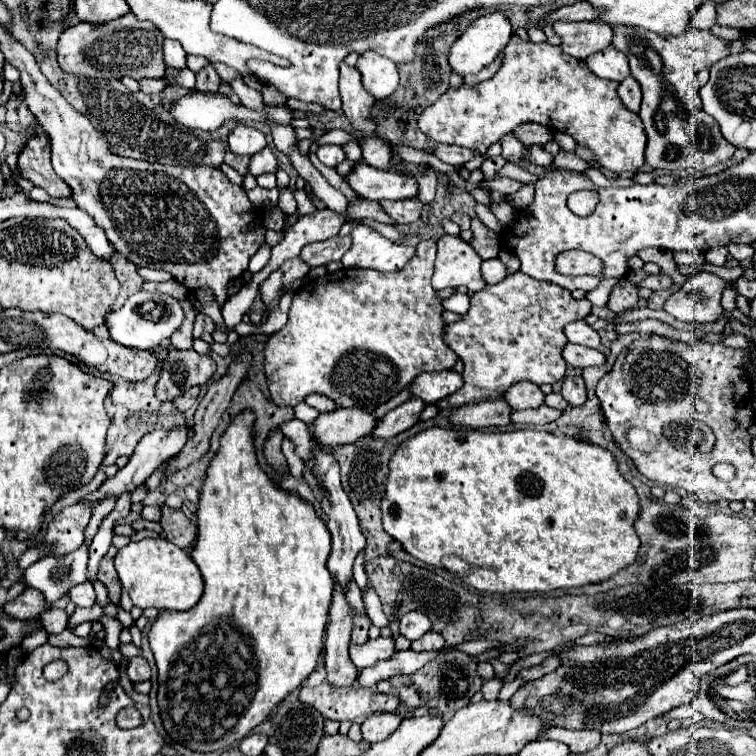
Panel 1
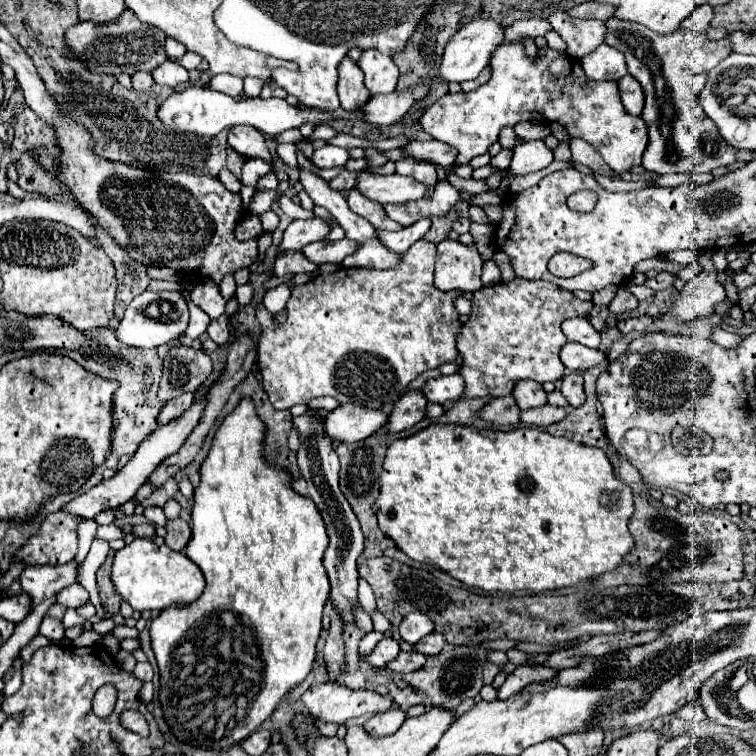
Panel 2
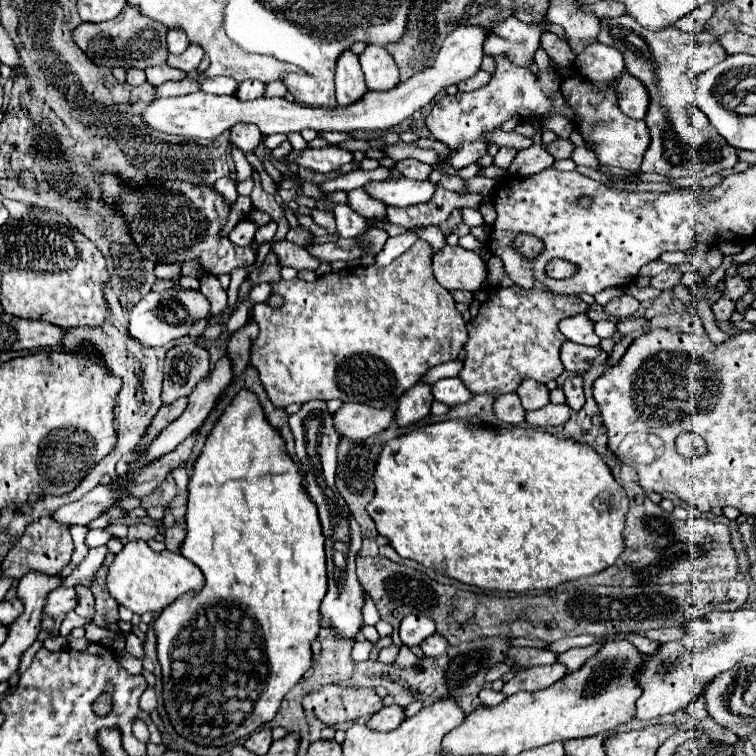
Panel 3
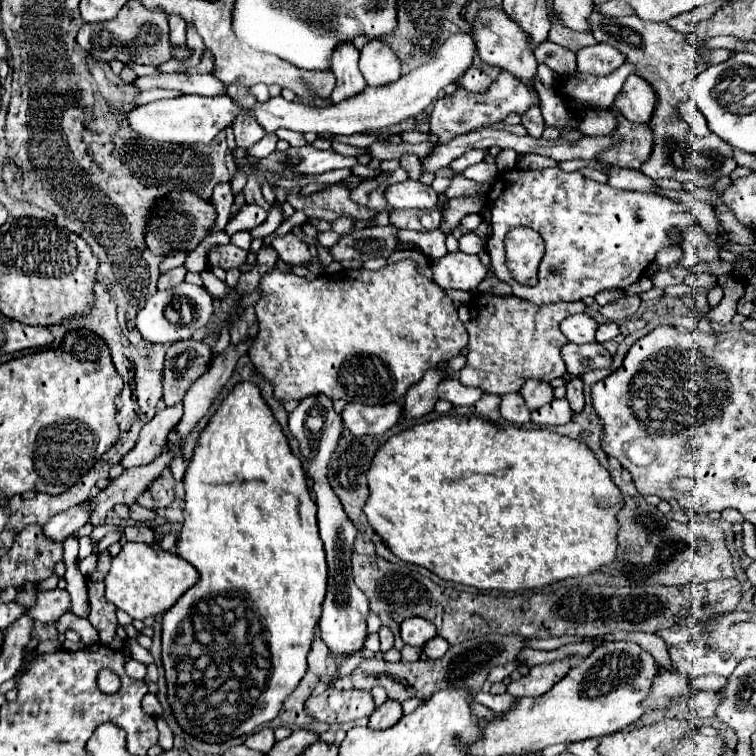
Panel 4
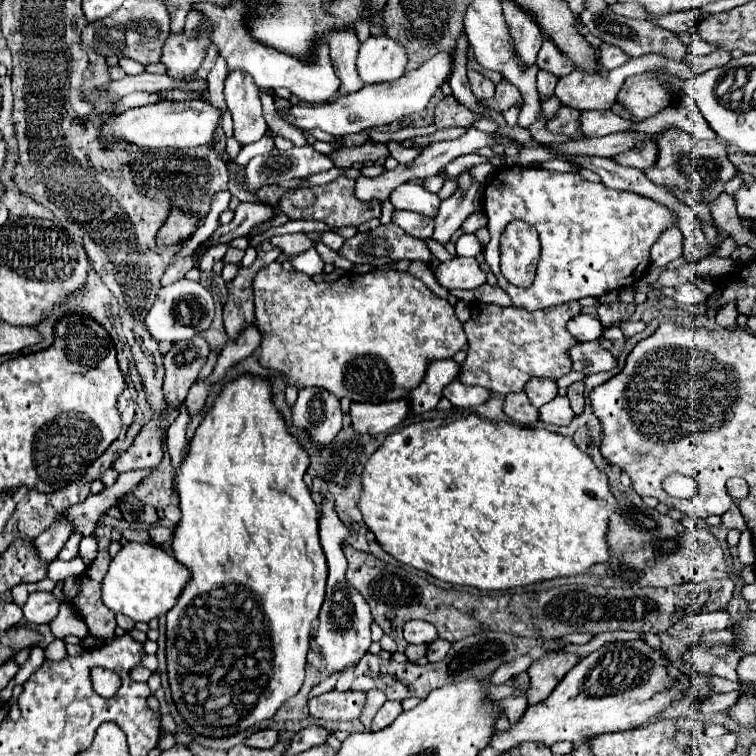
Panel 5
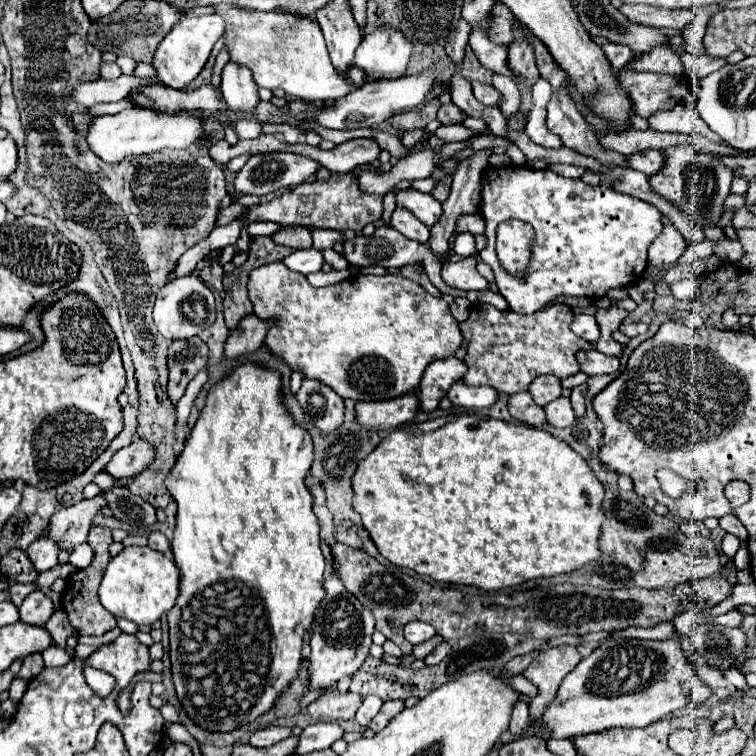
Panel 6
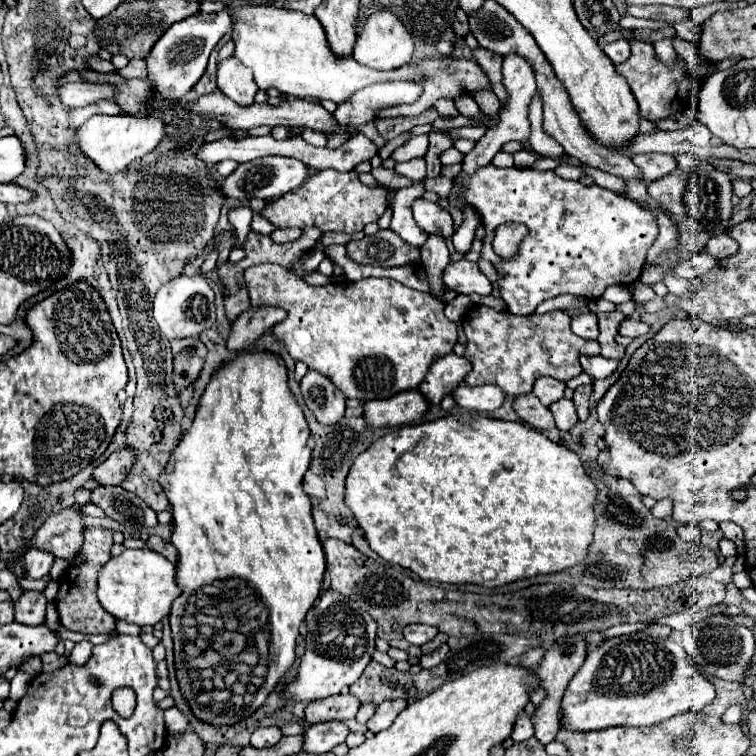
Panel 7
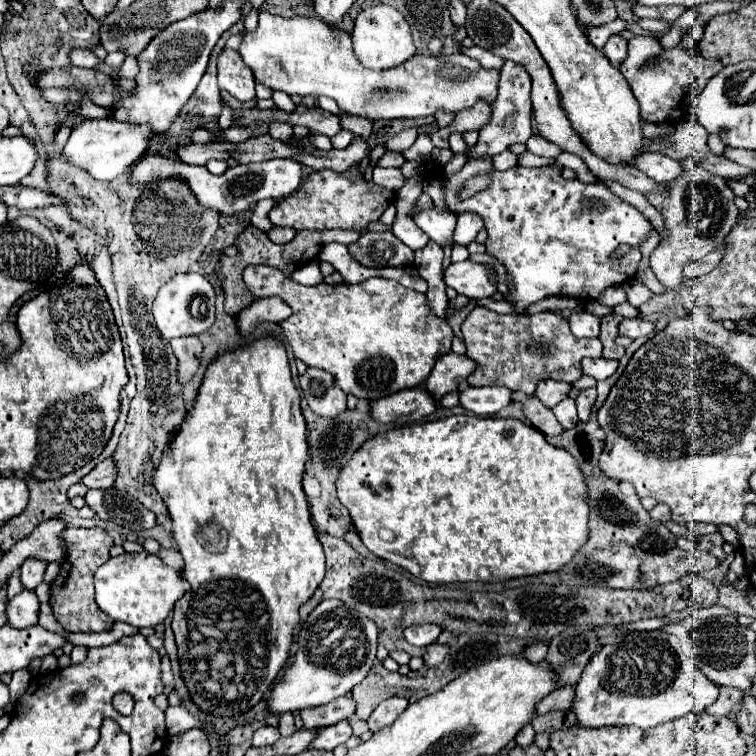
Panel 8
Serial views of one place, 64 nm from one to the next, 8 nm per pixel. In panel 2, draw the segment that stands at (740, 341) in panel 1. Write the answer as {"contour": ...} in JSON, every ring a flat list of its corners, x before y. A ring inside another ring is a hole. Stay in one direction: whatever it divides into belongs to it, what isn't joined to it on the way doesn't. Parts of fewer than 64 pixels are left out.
{"contour":[[714,326,714,328,712,328,712,336,710,336,710,340,716,342,716,344,720,344,720,346,734,348,734,346,742,340,742,336,738,336,738,334,730,334,730,332,724,332,720,326]]}

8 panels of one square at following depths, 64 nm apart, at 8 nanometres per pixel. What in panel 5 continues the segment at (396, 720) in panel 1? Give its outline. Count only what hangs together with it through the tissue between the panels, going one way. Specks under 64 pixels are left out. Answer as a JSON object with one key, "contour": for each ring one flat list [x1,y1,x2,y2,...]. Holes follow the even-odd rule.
{"contour":[[384,702,384,706,378,710,378,714,374,716,372,722,372,730,382,730,386,726,390,726,394,722,394,718,402,712,402,704,400,702]]}

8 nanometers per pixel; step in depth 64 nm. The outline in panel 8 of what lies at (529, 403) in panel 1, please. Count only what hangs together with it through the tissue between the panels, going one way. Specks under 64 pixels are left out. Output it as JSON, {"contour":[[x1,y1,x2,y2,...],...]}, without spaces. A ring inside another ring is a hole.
{"contour":[[542,380,542,382,538,382,536,396,538,396,548,408,554,408,558,402,562,402,562,400,568,396,570,390,572,390,572,384,568,384,568,382]]}

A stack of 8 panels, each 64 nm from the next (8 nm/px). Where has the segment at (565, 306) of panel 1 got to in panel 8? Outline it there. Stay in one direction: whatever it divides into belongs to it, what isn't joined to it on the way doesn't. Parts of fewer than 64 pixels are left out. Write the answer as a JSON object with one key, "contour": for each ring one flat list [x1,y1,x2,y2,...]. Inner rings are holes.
{"contour":[[476,306,462,324,466,356,476,360,476,372,468,376,470,386,506,386,512,392,532,396,536,384,544,378,576,382,582,378,582,358,600,358,602,344,598,338,572,336,568,322,554,312,538,314,496,314]]}

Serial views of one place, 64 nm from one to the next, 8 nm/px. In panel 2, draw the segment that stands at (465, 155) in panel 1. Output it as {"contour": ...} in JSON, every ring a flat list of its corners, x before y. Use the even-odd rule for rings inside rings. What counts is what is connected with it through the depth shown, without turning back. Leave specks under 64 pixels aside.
{"contour":[[412,140,406,146,402,146,402,152,408,154,410,158,426,160,426,162,432,162,442,168,452,166,454,158,456,158,456,148,452,148,444,142,438,142,438,140,428,140,428,142]]}

